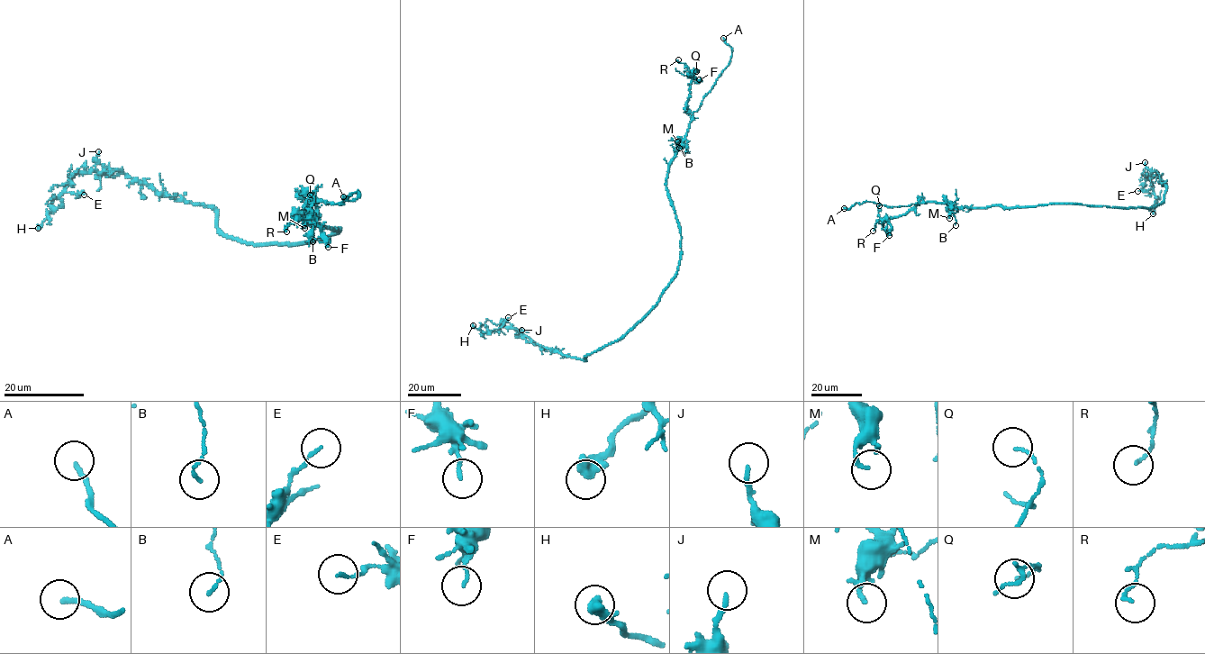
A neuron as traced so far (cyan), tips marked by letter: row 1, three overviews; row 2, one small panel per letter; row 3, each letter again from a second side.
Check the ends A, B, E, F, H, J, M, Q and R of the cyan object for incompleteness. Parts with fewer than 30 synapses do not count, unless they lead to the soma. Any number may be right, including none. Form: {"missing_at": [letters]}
{"missing_at": ["A"]}

